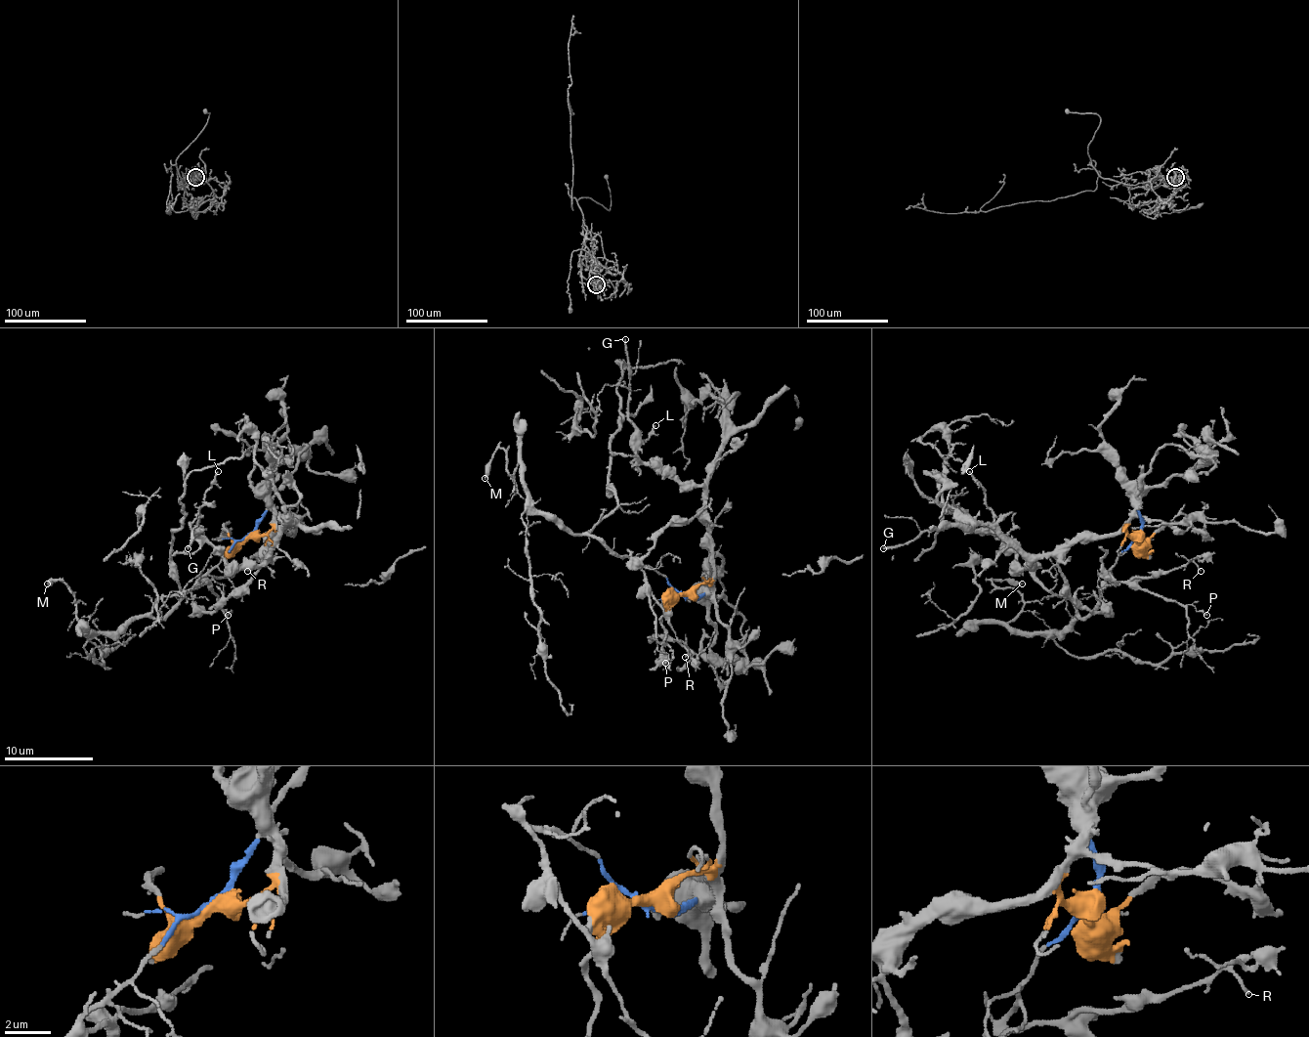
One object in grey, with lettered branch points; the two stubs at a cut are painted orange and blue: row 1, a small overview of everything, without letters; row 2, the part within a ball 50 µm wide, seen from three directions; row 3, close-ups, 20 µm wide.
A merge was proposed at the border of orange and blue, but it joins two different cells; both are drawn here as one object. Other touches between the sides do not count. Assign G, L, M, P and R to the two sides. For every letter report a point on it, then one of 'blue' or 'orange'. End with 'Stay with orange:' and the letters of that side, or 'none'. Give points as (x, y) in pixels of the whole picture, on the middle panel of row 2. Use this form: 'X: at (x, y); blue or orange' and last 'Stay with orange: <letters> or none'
G: at (625, 339); orange
L: at (655, 425); orange
M: at (485, 478); blue
P: at (665, 663); blue
R: at (685, 657); blue
Stay with orange: G, L

